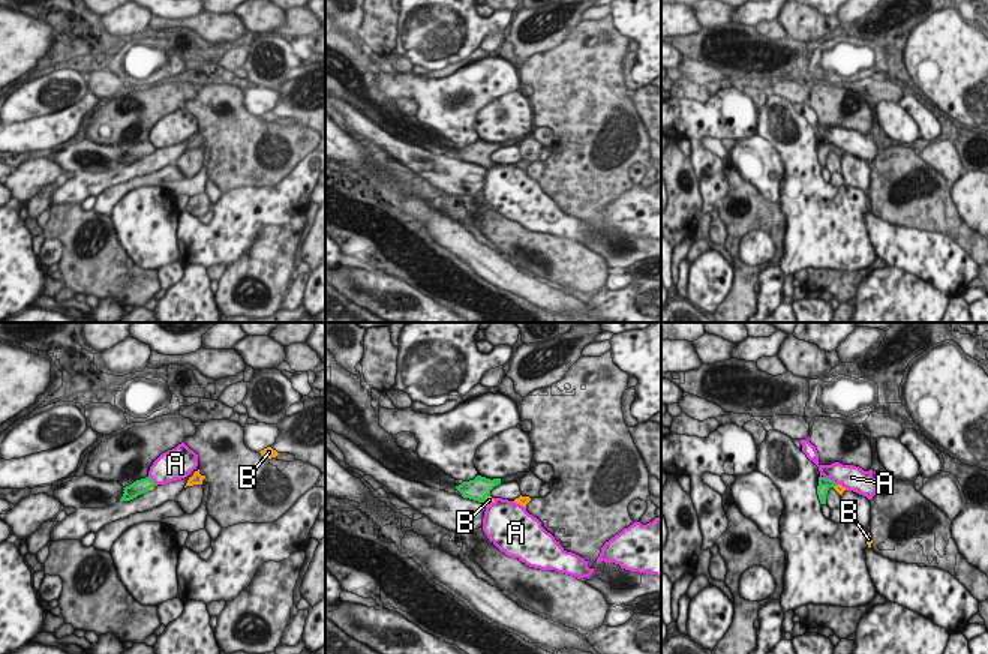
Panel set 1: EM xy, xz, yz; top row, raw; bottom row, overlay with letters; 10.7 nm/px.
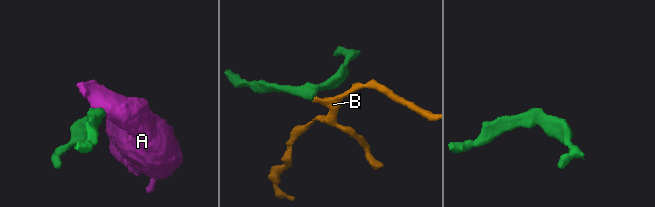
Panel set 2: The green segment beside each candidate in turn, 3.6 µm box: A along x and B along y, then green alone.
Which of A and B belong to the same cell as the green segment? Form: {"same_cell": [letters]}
{"same_cell": ["B"]}

